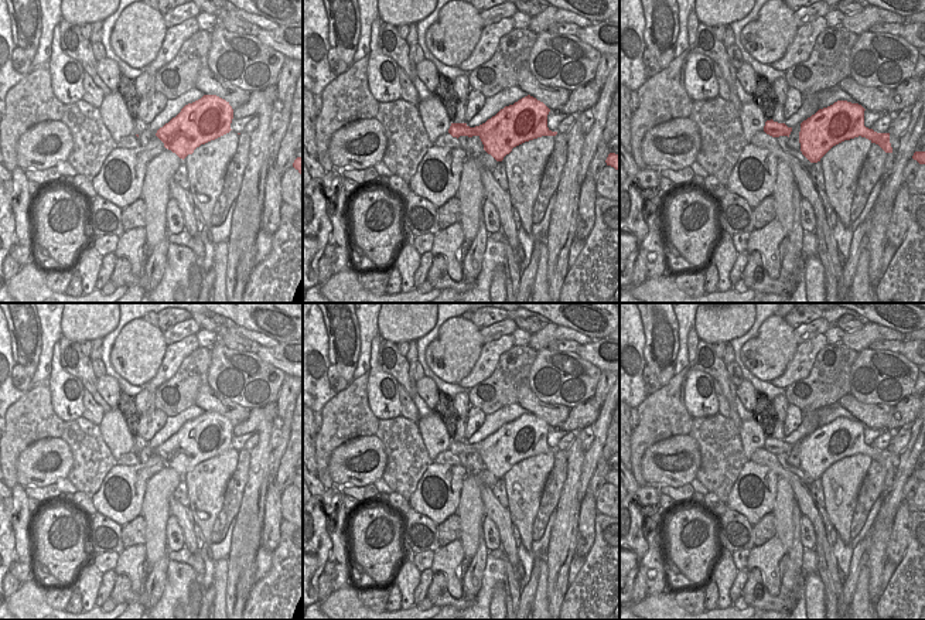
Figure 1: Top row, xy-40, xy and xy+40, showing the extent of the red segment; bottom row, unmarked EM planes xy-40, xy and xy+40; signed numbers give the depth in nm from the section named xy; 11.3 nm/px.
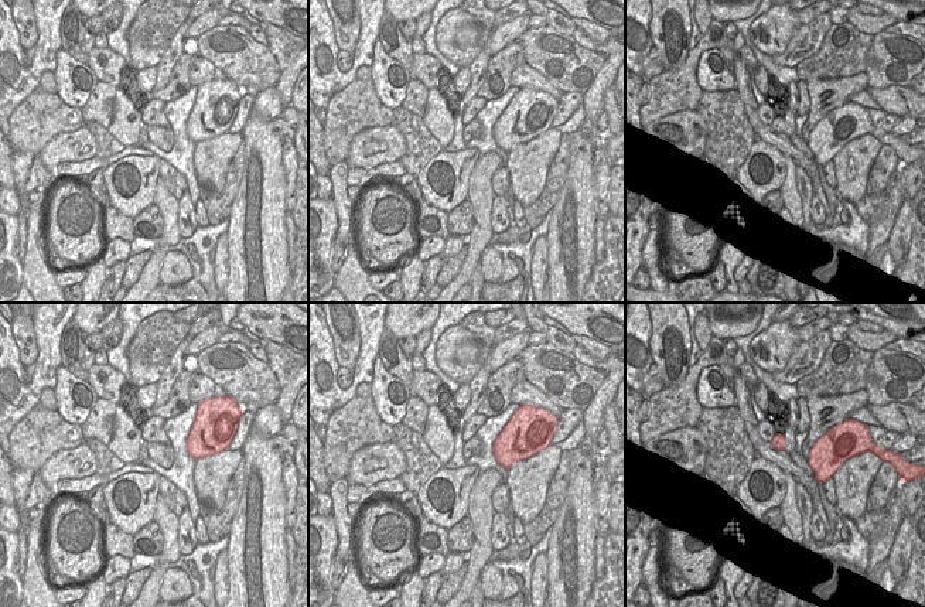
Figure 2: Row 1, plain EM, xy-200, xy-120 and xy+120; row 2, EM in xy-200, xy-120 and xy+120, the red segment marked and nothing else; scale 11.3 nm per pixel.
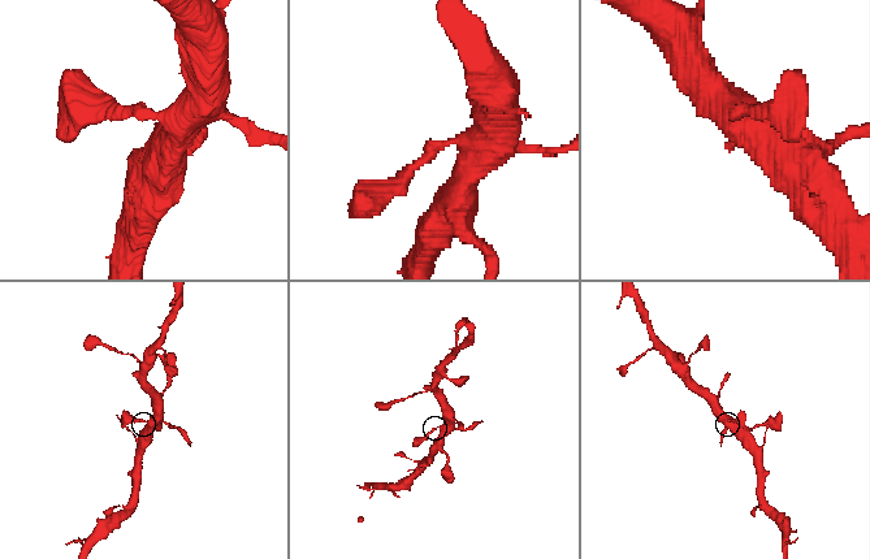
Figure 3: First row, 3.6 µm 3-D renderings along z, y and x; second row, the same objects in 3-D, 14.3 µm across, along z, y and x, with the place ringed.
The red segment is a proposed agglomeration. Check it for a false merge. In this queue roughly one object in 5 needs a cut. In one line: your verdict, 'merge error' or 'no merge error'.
no merge error

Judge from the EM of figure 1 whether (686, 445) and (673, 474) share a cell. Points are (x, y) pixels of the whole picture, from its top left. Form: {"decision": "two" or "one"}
{"decision": "one"}

